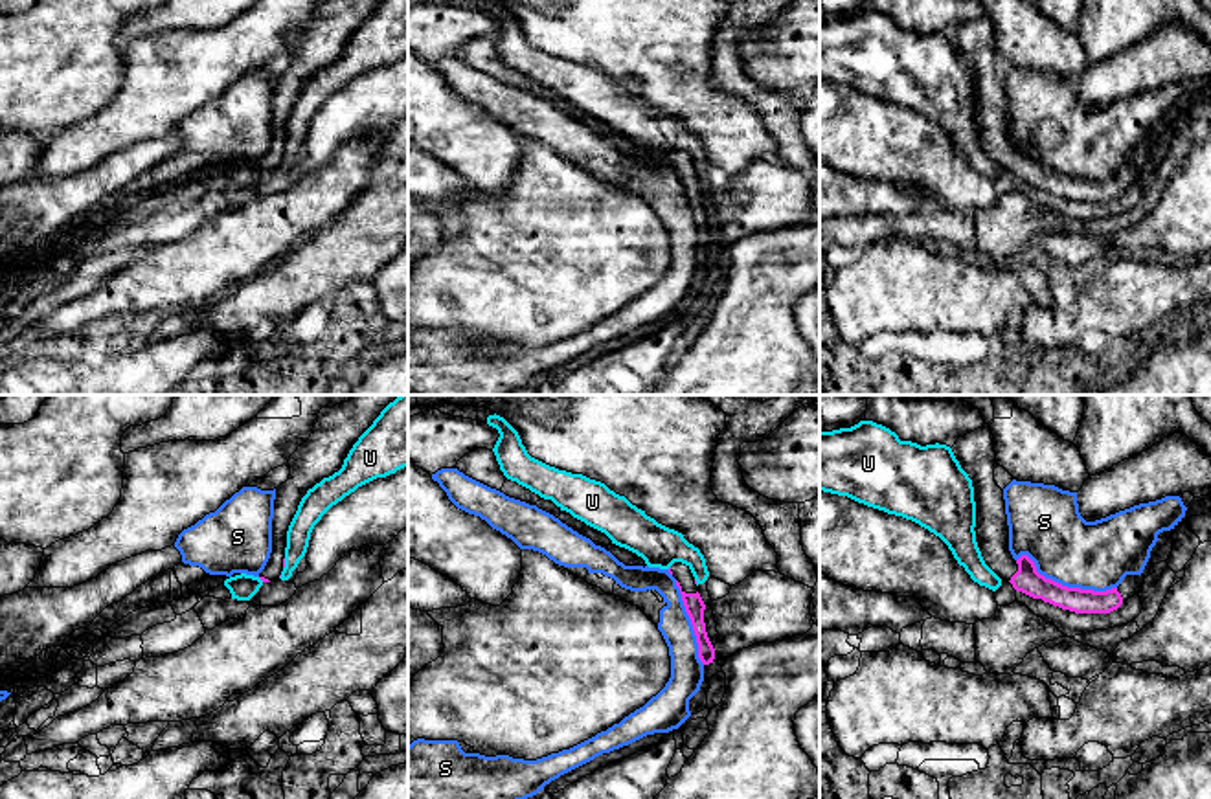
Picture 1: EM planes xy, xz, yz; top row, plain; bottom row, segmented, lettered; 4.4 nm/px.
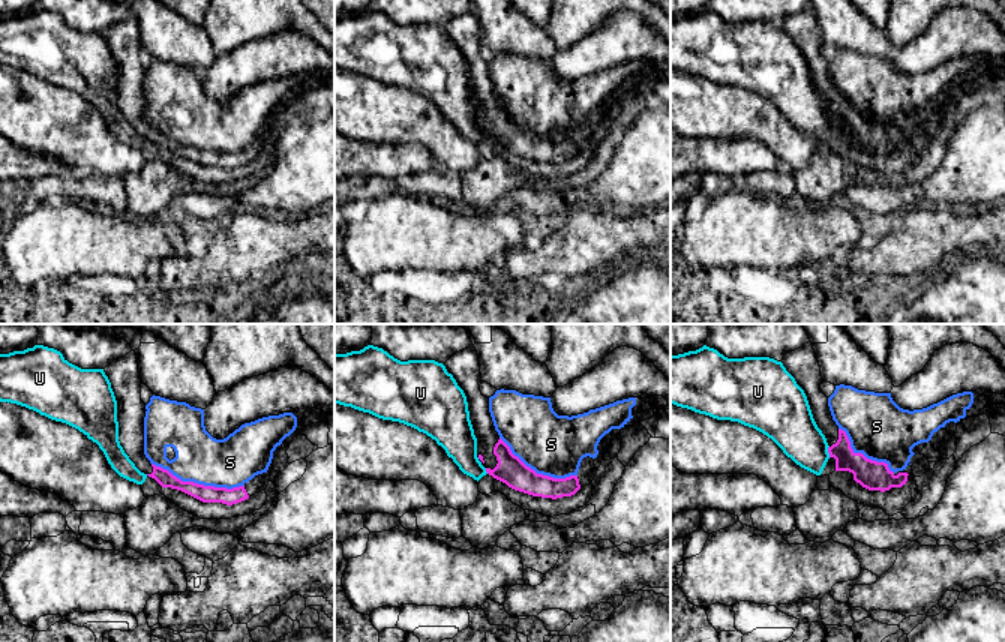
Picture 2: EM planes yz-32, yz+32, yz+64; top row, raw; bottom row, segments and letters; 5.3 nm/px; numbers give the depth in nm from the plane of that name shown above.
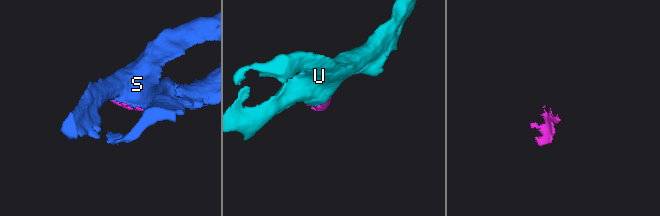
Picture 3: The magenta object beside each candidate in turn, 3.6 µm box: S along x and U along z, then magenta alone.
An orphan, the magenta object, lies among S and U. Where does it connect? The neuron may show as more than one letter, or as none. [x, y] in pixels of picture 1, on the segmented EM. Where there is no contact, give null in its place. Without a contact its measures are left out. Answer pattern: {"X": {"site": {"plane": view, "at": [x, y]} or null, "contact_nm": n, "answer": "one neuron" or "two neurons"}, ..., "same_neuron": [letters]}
{"S": {"site": {"plane": "yz", "at": [1064, 586]}, "contact_nm": 460, "answer": "two neurons"}, "U": {"site": {"plane": "xy", "at": [283, 564]}, "contact_nm": 50, "answer": "two neurons"}, "same_neuron": []}

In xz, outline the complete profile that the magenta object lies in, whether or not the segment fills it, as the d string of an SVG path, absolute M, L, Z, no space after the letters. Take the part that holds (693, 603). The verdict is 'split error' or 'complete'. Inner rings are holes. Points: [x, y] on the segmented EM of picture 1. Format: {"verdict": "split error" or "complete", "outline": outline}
{"verdict": "split error", "outline": "M674 562L669 568L669 573L676 579L676 586L680 588L685 612L691 619L691 625L693 625L693 630L696 636L696 643L698 643L698 658L704 665L709 665L715 659L715 648L706 632L706 623L704 623L706 604L698 593L696 580L695 580L689 566L685 566L682 562Z"}

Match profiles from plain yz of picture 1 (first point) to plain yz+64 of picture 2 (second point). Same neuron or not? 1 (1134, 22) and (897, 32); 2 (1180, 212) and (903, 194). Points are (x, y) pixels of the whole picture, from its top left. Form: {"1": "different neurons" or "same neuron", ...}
{"1": "same neuron", "2": "same neuron"}

